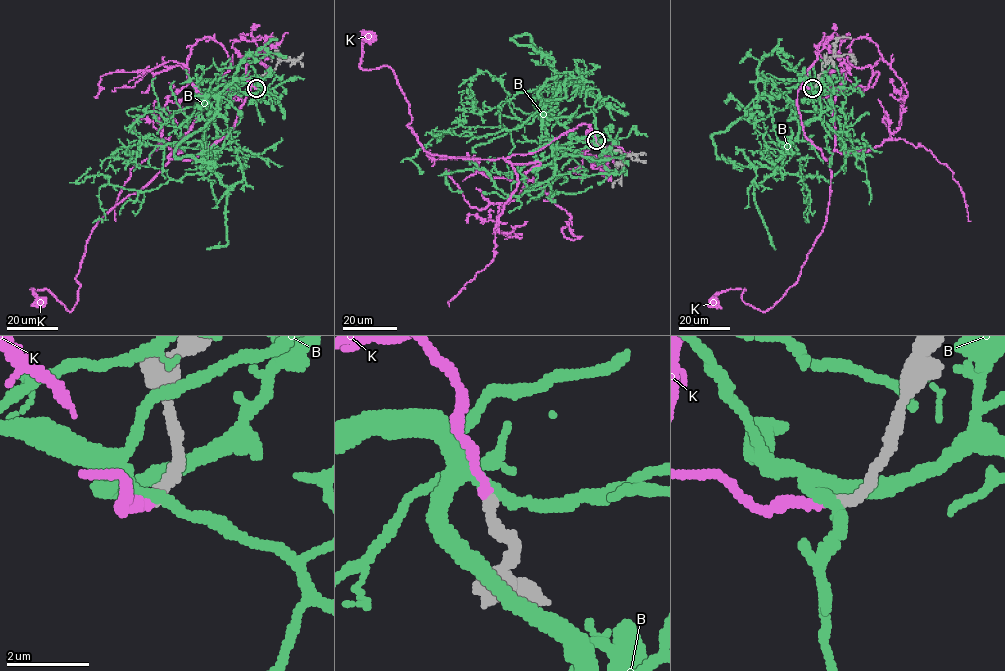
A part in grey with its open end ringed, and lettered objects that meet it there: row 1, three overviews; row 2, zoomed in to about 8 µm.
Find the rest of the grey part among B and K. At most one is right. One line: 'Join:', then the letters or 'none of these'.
Join: K

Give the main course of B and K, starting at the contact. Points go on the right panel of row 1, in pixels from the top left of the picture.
B: (813, 88), (759, 95), (711, 136), (716, 156), (774, 167), (816, 119), (861, 155)
K: (813, 88), (797, 106), (829, 159), (823, 229), (772, 307), (747, 304), (742, 289), (713, 300)

